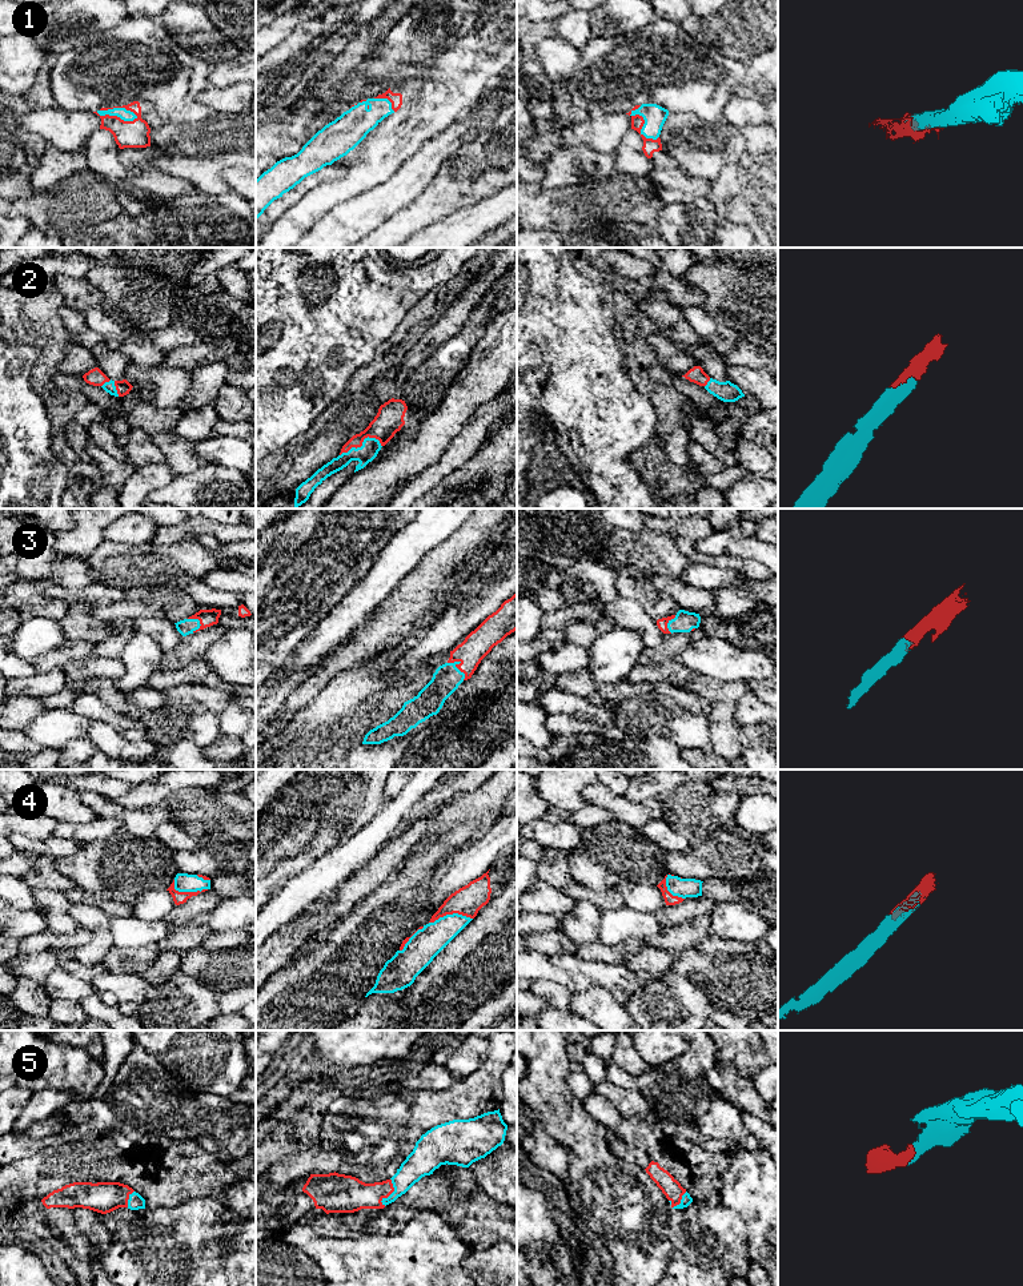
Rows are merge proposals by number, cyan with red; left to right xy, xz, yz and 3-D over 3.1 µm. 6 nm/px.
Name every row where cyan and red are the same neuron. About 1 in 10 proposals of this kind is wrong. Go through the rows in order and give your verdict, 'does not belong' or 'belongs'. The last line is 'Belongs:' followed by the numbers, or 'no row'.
1: belongs
2: belongs
3: belongs
4: belongs
5: belongs
Belongs: 1, 2, 3, 4, 5

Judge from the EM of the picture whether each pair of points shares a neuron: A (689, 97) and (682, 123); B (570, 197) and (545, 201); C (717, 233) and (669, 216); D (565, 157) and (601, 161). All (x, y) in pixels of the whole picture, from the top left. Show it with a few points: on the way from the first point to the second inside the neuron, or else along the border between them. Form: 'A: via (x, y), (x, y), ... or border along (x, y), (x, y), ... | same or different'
A: border along (673, 112), (690, 112), (702, 120) | different
B: via (564, 201), (552, 201) | same
C: via (705, 233), (695, 233), (681, 225) | same
D: via (574, 159), (592, 160) | same

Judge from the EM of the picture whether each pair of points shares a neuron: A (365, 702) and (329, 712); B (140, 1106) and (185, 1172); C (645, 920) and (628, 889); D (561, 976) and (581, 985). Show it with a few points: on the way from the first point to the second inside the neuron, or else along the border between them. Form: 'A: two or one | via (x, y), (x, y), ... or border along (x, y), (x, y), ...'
A: one | via (356, 702), (344, 712), (339, 712)
B: two | border along (145, 1137), (176, 1137), (185, 1140)
C: two | border along (625, 904), (636, 911), (652, 912), (654, 915)
D: one | via (566, 979), (576, 983)

